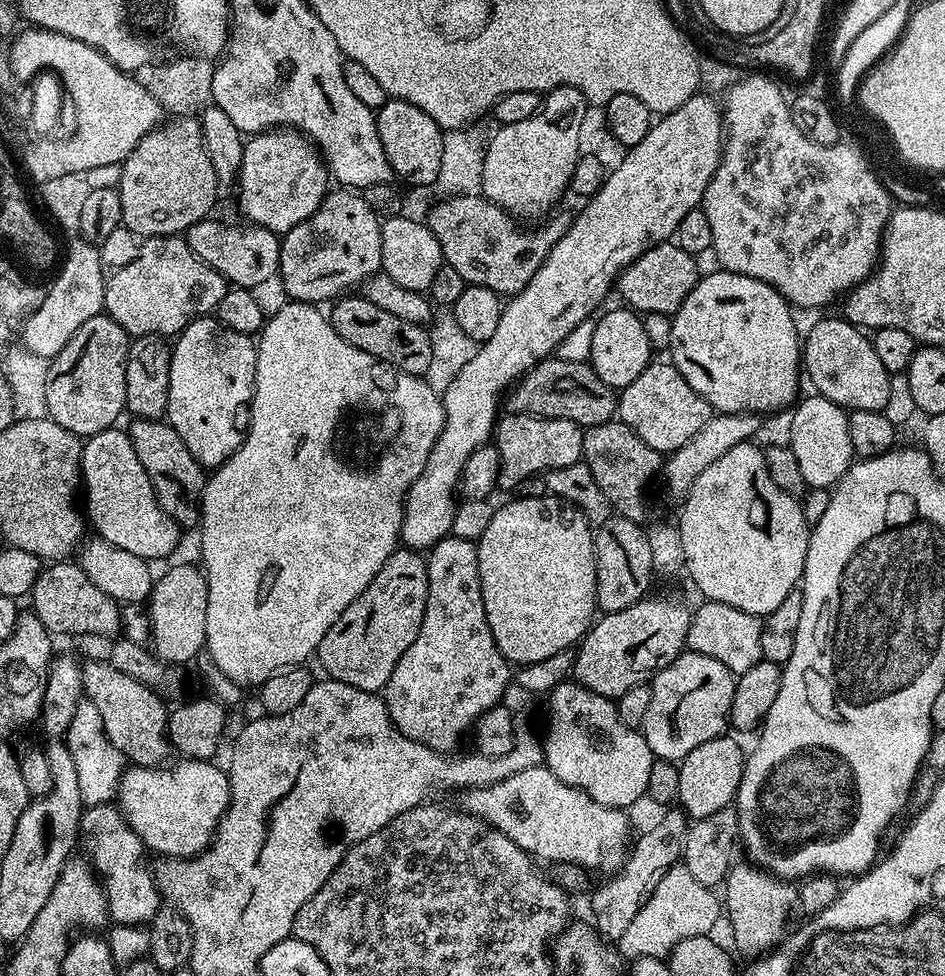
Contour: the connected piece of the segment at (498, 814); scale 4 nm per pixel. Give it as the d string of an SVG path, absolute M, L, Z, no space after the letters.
M547 766L522 770L522 774L492 786L467 789L463 796L463 811L502 830L506 838L540 862L553 860L556 866L574 864L585 870L601 868L608 872L604 874L615 874L630 851L629 813L594 802L590 794L562 782Z

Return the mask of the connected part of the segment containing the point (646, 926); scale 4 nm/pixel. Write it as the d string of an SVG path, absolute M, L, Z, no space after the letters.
M682 862L676 864L666 872L654 894L616 942L621 956L626 960L638 957L665 959L683 939L709 935L722 914L719 897L714 893L711 887L696 881Z

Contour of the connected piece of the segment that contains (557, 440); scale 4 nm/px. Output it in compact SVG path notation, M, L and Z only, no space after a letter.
M521 412L504 414L494 425L494 443L500 459L499 487L519 489L520 483L540 472L581 463L584 455L585 429L562 418L527 416Z

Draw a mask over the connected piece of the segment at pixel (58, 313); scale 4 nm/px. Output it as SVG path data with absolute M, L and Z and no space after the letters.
M83 238L76 241L68 248L68 257L59 265L60 273L52 284L52 289L47 289L42 306L34 310L22 325L23 347L29 352L45 358L57 356L74 338L78 326L82 322L90 322L90 318L101 315L104 306L104 283L102 282L102 262L100 249L97 245L88 243Z

